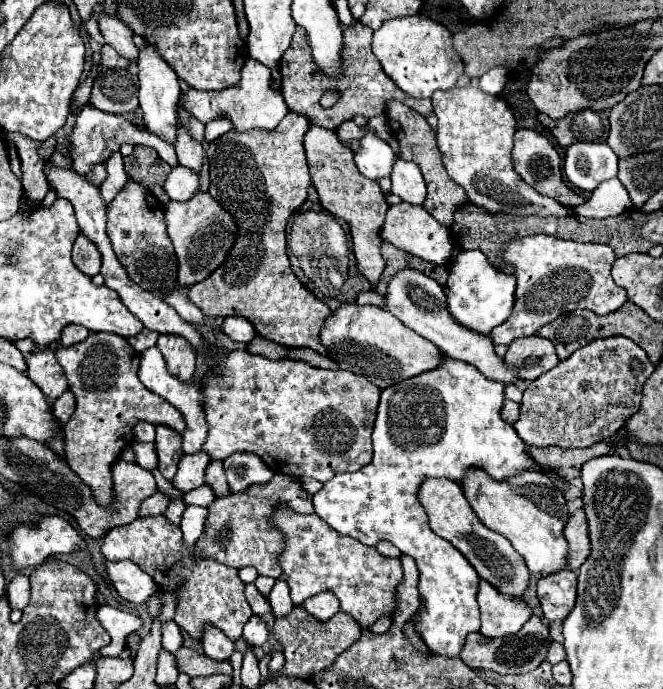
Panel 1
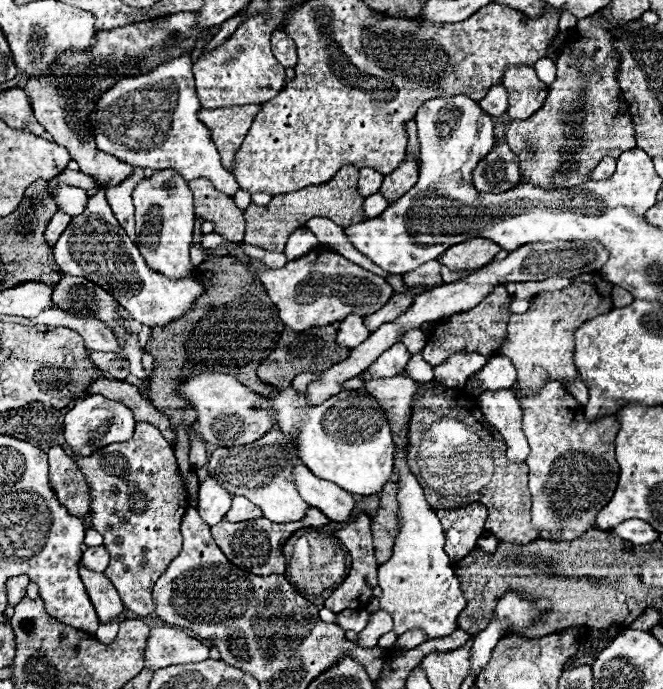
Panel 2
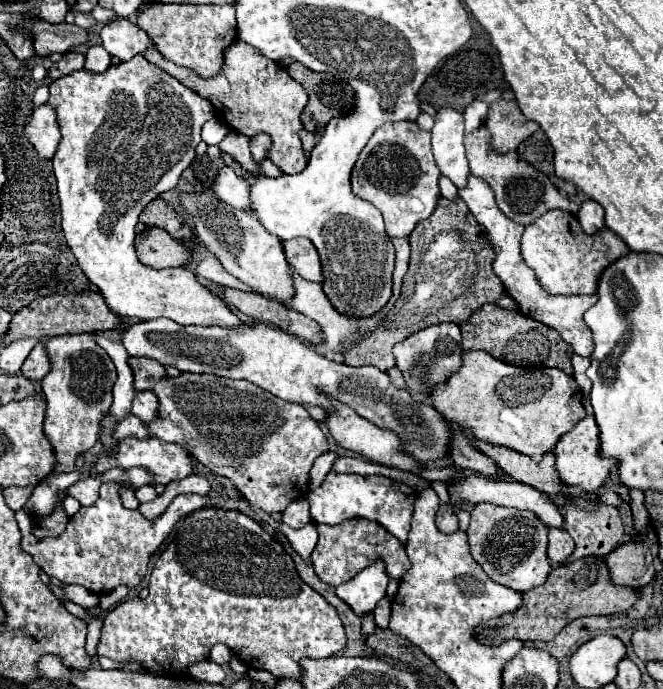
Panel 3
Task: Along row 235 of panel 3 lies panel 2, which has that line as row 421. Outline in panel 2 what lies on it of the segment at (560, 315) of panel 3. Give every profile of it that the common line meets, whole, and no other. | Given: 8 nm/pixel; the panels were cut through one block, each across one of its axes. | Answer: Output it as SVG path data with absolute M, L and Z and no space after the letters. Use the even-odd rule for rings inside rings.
M512 390L484 392L478 396L478 406L488 424L492 424L506 442L506 456L512 462L524 462L530 446L522 432L522 408Z

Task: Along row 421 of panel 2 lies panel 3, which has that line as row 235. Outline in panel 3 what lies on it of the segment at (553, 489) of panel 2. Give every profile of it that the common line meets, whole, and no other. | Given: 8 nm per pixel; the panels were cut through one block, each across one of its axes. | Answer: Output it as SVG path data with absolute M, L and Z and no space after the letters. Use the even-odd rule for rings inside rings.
M552 210L532 222L522 236L522 258L536 272L536 278L544 292L552 296L560 294L594 294L600 272L616 258L628 252L628 246L618 234L604 228L602 232L588 236L580 228L576 216Z

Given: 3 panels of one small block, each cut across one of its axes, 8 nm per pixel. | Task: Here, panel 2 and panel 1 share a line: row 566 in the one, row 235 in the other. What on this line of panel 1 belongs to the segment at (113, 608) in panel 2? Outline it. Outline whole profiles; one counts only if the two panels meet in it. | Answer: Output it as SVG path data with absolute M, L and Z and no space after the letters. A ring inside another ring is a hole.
M80 234L74 242L72 258L78 270L82 270L86 276L94 276L100 272L100 252L96 250L96 244L90 242L84 234Z

